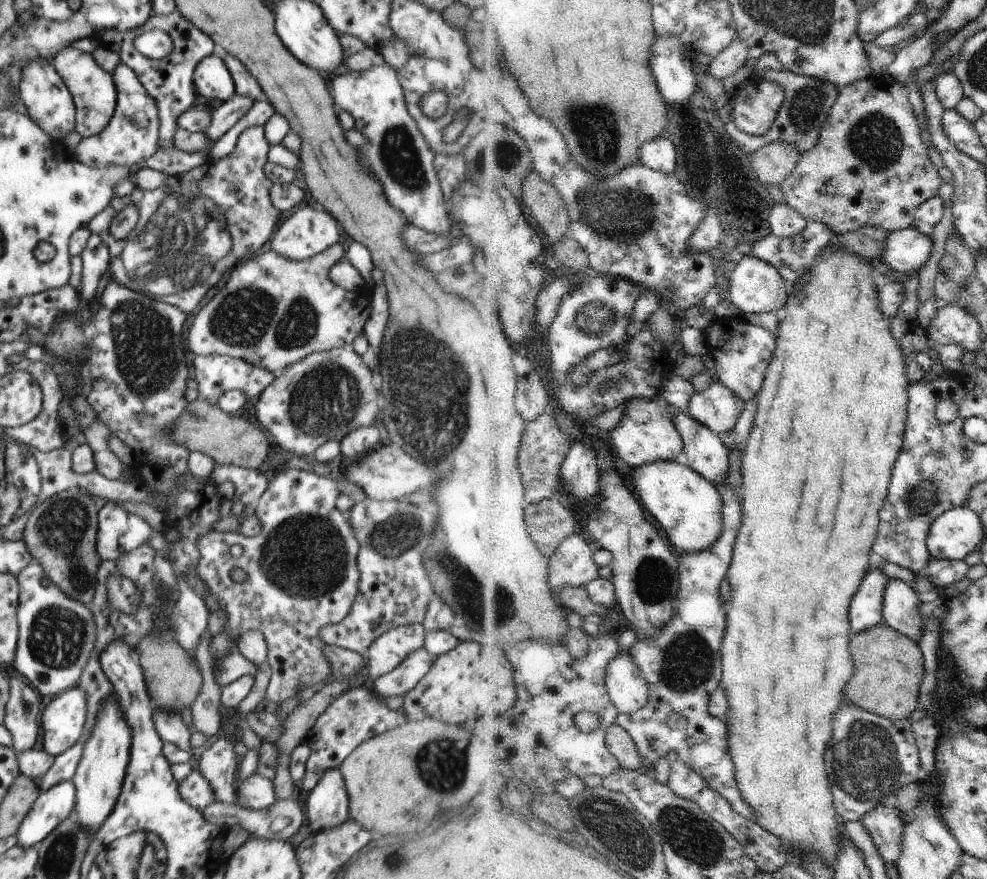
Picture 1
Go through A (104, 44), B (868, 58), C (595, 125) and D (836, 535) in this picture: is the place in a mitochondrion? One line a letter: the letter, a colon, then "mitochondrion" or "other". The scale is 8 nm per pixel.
A: other
B: other
C: mitochondrion
D: other

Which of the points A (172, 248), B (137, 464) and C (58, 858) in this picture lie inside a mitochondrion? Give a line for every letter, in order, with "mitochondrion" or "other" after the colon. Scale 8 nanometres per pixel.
A: mitochondrion
B: other
C: mitochondrion

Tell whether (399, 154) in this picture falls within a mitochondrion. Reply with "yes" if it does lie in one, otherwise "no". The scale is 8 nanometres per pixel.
yes

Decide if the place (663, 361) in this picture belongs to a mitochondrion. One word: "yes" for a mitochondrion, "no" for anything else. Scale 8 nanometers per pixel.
no

